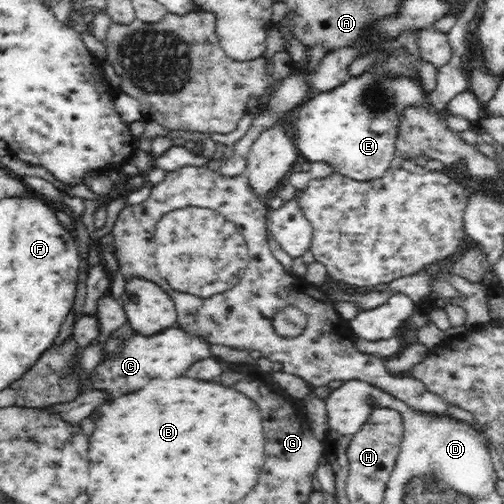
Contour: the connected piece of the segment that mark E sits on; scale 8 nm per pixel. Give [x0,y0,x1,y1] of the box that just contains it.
[293,71,429,182]

